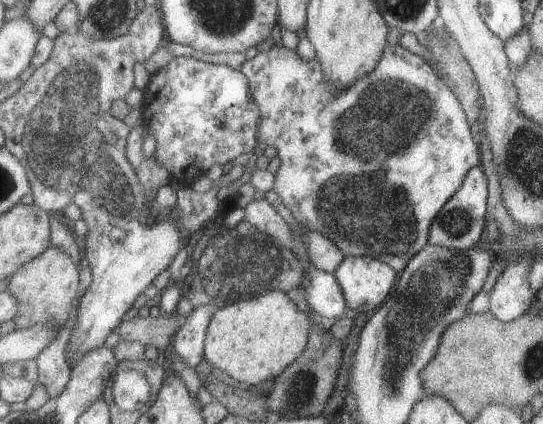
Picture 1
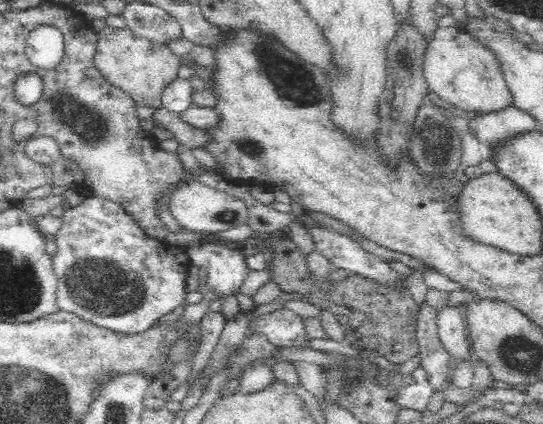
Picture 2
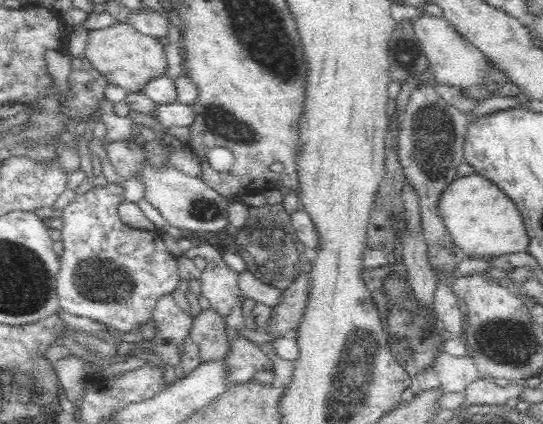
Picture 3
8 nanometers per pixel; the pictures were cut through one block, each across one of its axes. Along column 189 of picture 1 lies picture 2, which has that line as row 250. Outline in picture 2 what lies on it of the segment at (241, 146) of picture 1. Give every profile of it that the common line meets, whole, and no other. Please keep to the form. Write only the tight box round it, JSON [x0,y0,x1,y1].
[51,198,191,333]

